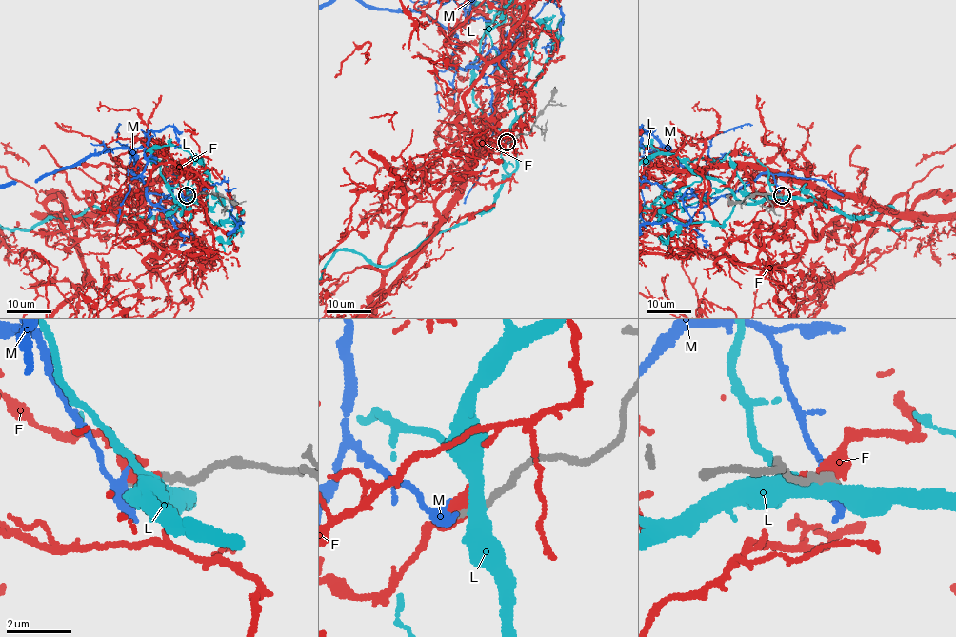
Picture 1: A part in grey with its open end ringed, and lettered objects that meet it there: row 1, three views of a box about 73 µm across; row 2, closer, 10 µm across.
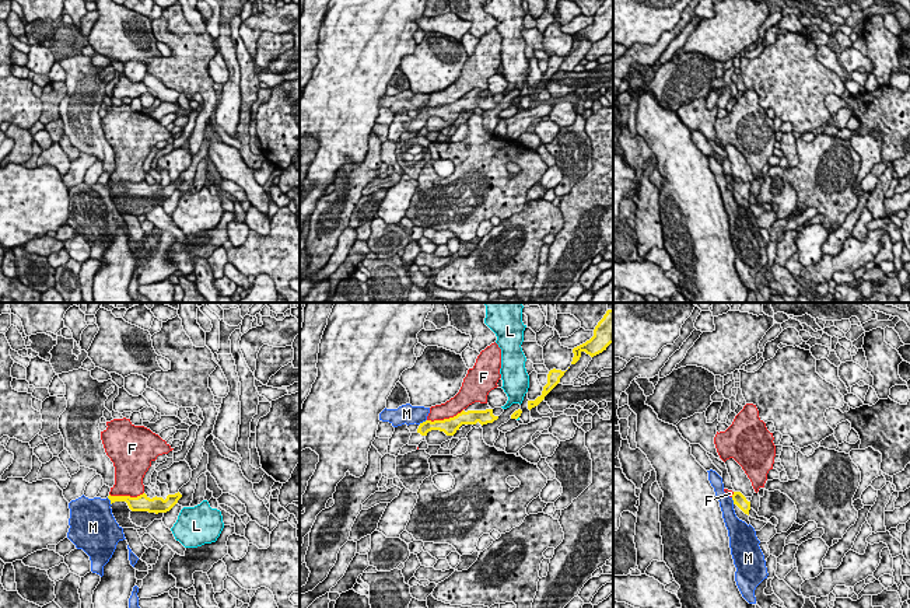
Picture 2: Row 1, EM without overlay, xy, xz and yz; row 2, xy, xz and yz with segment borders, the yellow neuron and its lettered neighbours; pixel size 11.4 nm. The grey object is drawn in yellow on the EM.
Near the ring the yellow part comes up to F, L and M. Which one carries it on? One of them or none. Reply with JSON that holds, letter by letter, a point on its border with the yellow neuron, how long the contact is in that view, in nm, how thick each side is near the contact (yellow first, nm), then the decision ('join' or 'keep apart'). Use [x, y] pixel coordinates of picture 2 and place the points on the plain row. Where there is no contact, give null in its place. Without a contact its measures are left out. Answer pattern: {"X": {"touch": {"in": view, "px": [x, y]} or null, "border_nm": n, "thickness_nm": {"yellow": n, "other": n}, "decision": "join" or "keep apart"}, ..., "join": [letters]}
{"F": {"touch": {"in": "xz", "px": [444, 105]}, "border_nm": 440, "thickness_nm": {"yellow": 190, "other": 200}, "decision": "keep apart"}, "L": {"touch": null, "decision": "keep apart"}, "M": {"touch": {"in": "xy", "px": [111, 188]}, "border_nm": 110, "thickness_nm": {"yellow": 130, "other": 420}, "decision": "keep apart"}, "join": []}

